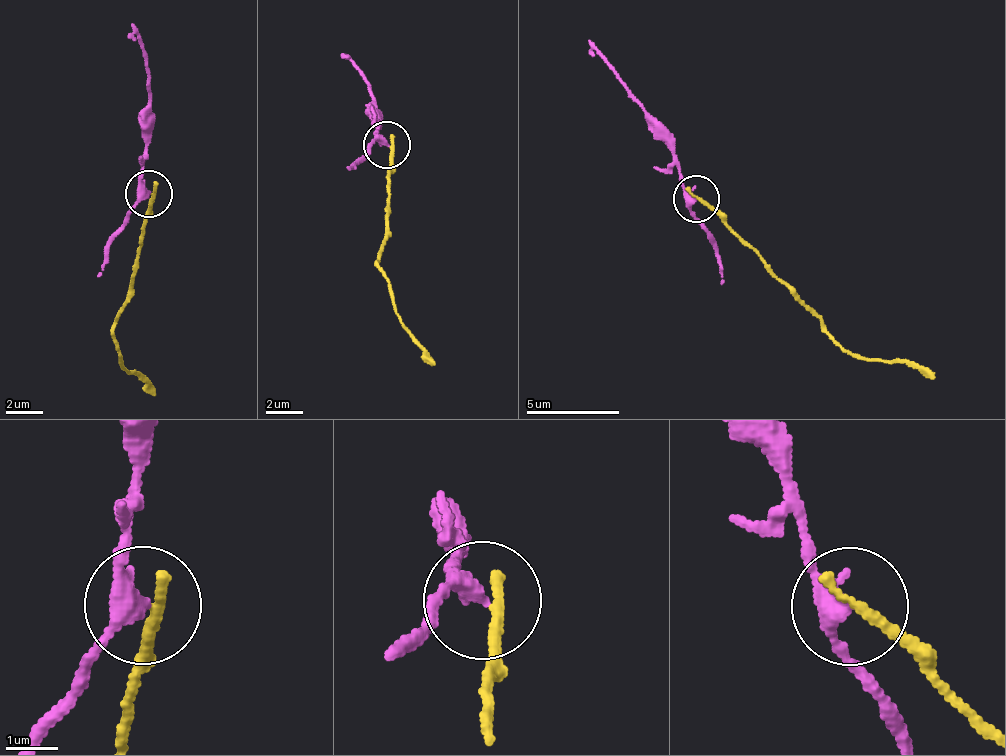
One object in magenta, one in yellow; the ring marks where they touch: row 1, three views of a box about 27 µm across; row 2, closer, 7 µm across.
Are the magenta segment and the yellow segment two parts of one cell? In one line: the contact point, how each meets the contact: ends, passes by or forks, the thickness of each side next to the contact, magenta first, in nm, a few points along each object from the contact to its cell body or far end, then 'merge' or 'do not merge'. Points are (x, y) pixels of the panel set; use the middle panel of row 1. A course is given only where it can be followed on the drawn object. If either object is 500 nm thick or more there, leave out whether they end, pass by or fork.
(386, 145) | magenta passes by | yellow ends | 320/260 nm | magenta via (388, 146), (377, 133), (372, 90), (344, 53) | yellow via (388, 146), (394, 172), (378, 272), (394, 299), (413, 345), (433, 367) | do not merge

